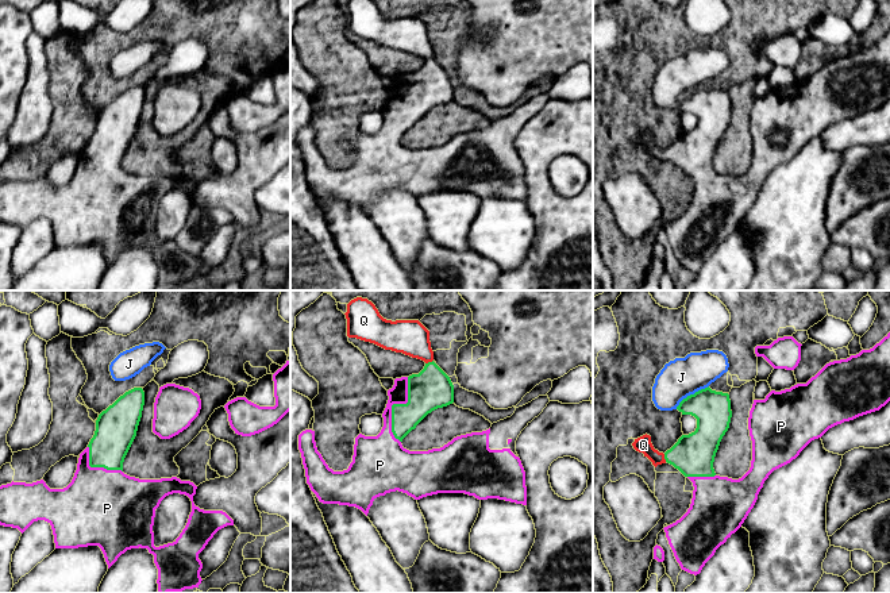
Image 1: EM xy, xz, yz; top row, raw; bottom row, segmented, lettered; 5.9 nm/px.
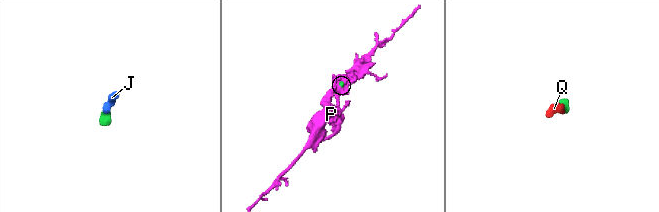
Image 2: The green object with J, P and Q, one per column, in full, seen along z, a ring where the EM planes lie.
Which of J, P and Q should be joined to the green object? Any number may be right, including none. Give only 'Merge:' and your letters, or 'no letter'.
Merge: J, P, Q

